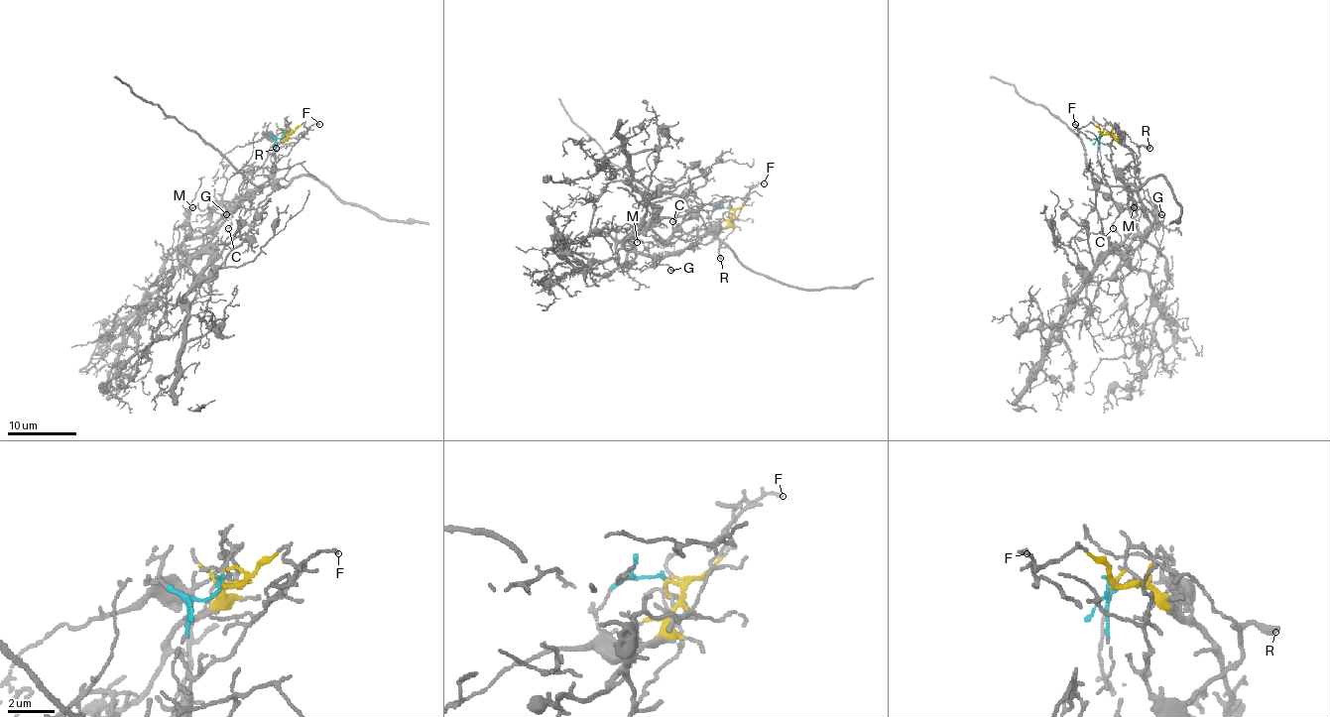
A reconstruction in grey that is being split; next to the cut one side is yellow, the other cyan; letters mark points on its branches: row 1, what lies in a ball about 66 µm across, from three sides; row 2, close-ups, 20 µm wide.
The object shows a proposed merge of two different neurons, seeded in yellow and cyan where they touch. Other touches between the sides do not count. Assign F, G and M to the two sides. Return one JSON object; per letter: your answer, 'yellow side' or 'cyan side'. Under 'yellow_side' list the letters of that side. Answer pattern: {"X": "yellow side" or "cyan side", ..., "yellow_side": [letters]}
{"F": "yellow side", "G": "yellow side", "M": "cyan side", "yellow_side": ["F", "G"]}

